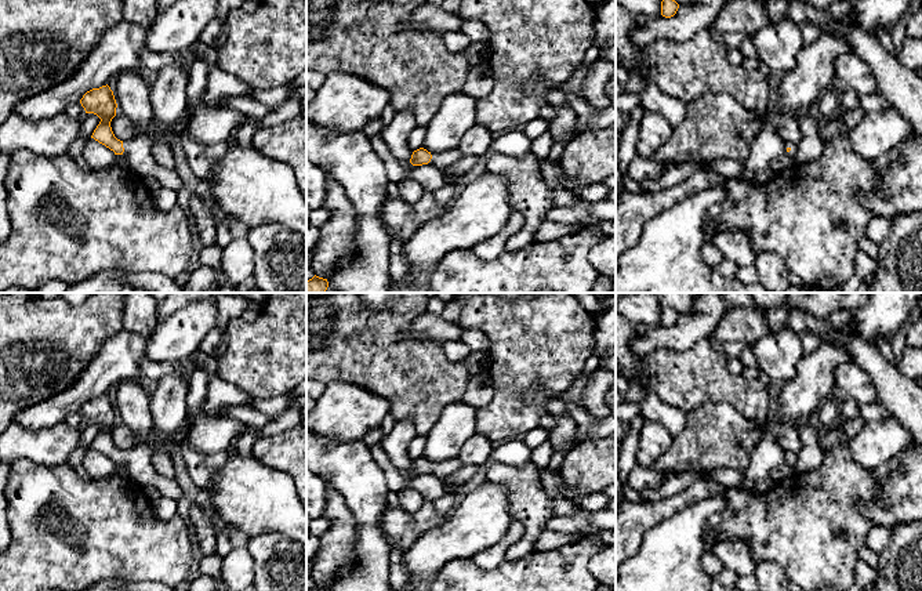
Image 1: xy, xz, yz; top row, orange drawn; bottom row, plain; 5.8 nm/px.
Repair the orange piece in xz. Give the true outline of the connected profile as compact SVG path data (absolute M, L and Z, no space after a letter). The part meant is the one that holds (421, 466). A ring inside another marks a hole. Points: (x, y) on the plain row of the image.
M424 457L413 461L410 472L413 475L432 474L440 479L450 476L462 465L460 458L451 458L440 463L431 463Z

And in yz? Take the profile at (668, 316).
M664 307L663 311L661 311L661 324L665 326L665 327L671 327L676 323L679 318L679 313L669 308L669 307Z

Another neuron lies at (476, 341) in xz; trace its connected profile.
M464 329L460 341L465 344L471 352L487 352L490 348L486 334L476 329Z

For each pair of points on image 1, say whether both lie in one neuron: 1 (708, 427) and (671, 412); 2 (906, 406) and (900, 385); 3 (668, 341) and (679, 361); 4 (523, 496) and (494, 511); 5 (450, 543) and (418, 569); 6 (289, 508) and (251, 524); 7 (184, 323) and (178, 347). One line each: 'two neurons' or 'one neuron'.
1: two neurons
2: one neuron
3: two neurons
4: two neurons
5: one neuron
6: one neuron
7: one neuron

